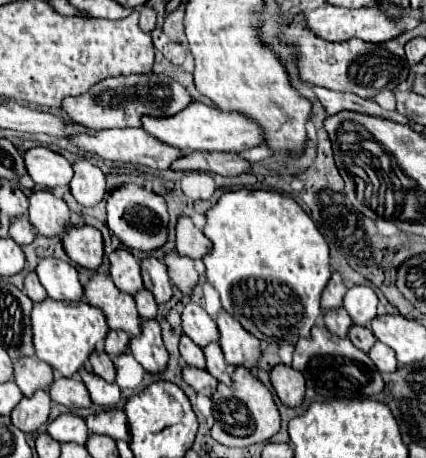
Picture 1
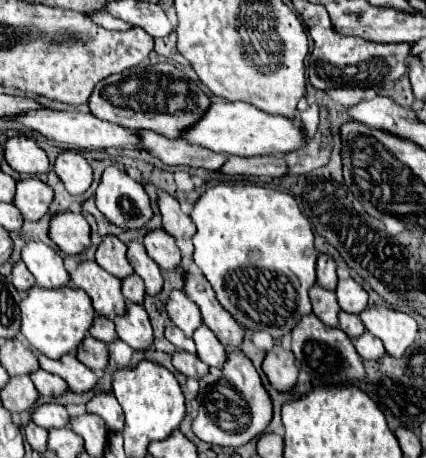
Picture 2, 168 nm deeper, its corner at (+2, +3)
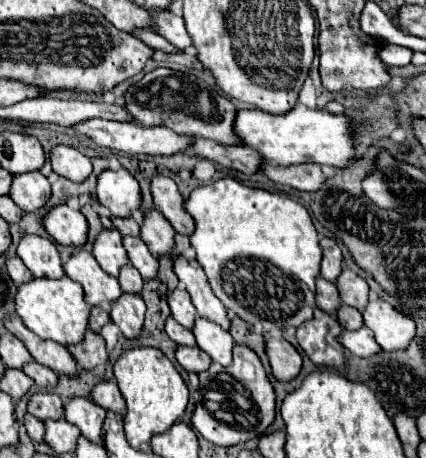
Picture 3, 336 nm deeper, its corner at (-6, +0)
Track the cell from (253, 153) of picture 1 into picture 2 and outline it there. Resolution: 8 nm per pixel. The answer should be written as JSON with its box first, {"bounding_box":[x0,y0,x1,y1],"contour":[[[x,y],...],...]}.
{"bounding_box":[300,104,320,136],"contour":[[[310,104],[306,112],[300,114],[300,120],[304,124],[304,130],[308,132],[308,136],[314,136],[318,130],[318,122],[320,122],[320,106],[318,104]]]}

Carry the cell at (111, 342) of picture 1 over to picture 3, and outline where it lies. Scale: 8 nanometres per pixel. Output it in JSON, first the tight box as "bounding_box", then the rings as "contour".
{"bounding_box":[88,307,112,333],"contour":[[[94,307],[92,313],[90,313],[88,327],[90,327],[94,333],[100,333],[100,329],[102,329],[106,323],[110,323],[110,321],[112,321],[112,319],[110,319],[108,311],[104,311],[102,307]]]}

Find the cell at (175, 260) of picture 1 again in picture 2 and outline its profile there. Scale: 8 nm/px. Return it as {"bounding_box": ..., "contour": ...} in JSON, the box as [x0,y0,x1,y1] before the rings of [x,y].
{"bounding_box":[142,228,180,270],"contour":[[[156,228],[156,230],[150,230],[144,240],[142,240],[148,256],[164,270],[174,270],[176,266],[180,266],[180,250],[174,242],[174,238],[162,230],[162,228]]]}

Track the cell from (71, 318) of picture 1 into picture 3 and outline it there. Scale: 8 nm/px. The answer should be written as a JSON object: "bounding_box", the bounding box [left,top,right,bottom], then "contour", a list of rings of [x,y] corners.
{"bounding_box":[16,279,90,347],"contour":[[[32,279],[26,285],[18,287],[16,297],[16,311],[22,317],[24,325],[36,333],[40,339],[56,341],[64,347],[76,345],[84,339],[84,333],[88,329],[88,317],[90,317],[90,305],[84,299],[84,291],[80,285],[76,285],[72,279]]]}

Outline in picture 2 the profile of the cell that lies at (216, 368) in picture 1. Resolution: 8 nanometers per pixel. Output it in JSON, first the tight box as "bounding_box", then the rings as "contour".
{"bounding_box":[192,326,226,366],"contour":[[[200,326],[194,334],[192,334],[192,340],[196,342],[196,348],[198,348],[198,356],[202,362],[206,362],[208,366],[224,366],[226,362],[226,352],[224,352],[224,346],[218,342],[218,338],[214,336],[214,332],[208,328],[208,326]]]}

